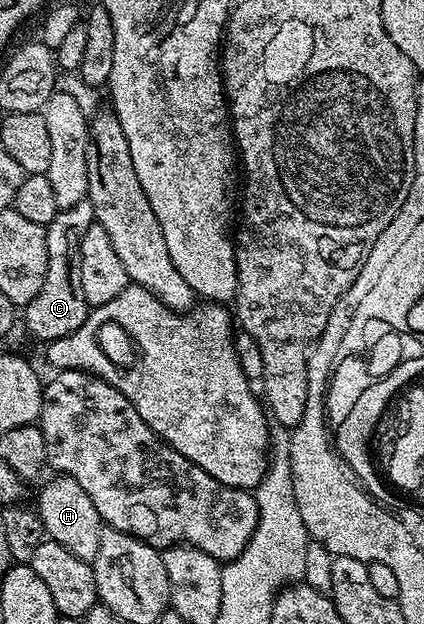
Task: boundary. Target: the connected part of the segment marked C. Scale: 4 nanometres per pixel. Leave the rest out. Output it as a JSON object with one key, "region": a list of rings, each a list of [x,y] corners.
{"region":[[[86,199],[76,203],[74,207],[60,210],[46,227],[47,231],[47,263],[46,279],[42,279],[42,287],[30,303],[23,306],[22,325],[28,328],[32,337],[41,343],[68,337],[88,318],[90,306],[86,303],[86,295],[82,295],[81,243],[86,230],[95,222],[92,204]]]}

